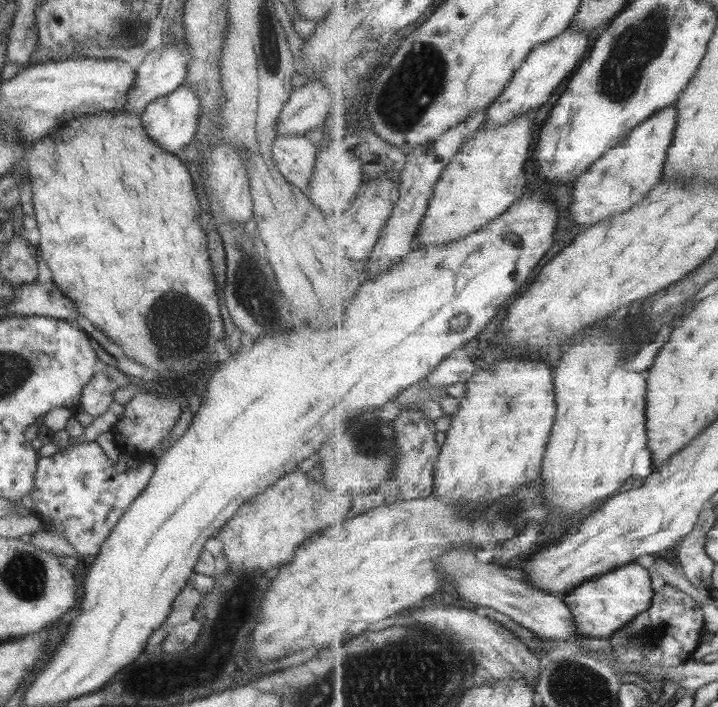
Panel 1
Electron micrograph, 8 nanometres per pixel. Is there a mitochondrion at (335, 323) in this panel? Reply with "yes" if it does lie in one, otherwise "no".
no

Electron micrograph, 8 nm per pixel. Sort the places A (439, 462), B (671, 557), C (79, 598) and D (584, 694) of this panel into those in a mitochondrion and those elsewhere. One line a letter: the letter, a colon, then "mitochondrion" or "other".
A: other
B: other
C: other
D: mitochondrion

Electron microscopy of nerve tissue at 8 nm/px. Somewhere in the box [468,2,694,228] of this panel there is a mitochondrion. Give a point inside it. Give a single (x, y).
(620, 78)

